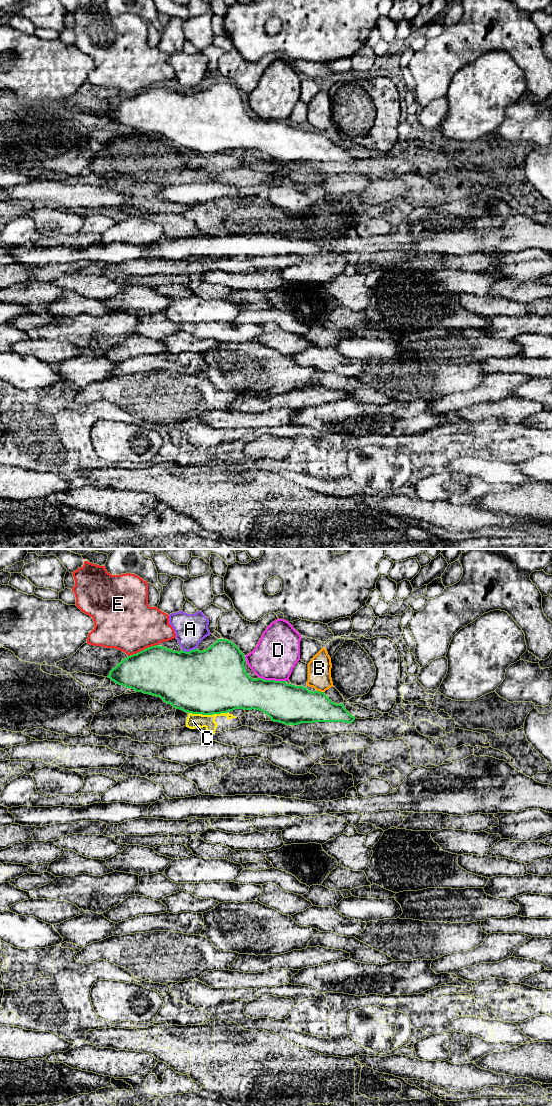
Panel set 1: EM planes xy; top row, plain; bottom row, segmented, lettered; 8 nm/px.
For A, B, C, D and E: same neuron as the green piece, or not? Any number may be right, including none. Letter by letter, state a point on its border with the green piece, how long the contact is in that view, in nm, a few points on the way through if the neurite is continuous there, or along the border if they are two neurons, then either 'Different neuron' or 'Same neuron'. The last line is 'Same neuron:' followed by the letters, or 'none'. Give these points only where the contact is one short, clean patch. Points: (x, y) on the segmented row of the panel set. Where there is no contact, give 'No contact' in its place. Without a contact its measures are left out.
A: Touches green at xy (189, 651). Shared border 120 nm. Boundary: xy (196, 647), (188, 651), (182, 650). Different neuron
B: Touches green at xy (319, 691). Shared border 60 nm. Boundary: xy (317, 690), (323, 692). Different neuron
C: Touches green at xy (208, 714). Shared border 300 nm. Different neuron
D: Touches green at xy (272, 680). Shared border 220 nm. Different neuron
E: Touches green at xy (148, 647). Shared border 180 nm. Different neuron
Same neuron: none

